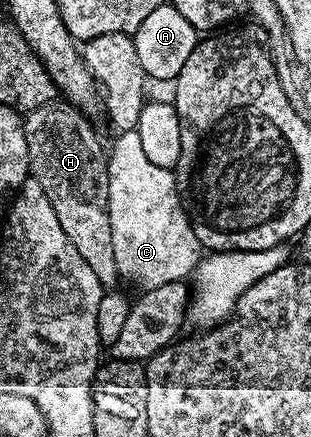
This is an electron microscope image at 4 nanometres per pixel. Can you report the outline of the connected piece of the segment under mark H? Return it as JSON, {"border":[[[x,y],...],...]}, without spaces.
{"border":[[[55,99],[29,110],[24,117],[30,173],[44,187],[44,195],[60,219],[60,227],[84,263],[92,267],[103,287],[119,284],[116,254],[112,252],[112,227],[108,215],[108,153],[90,126],[85,112],[65,99]]]}

